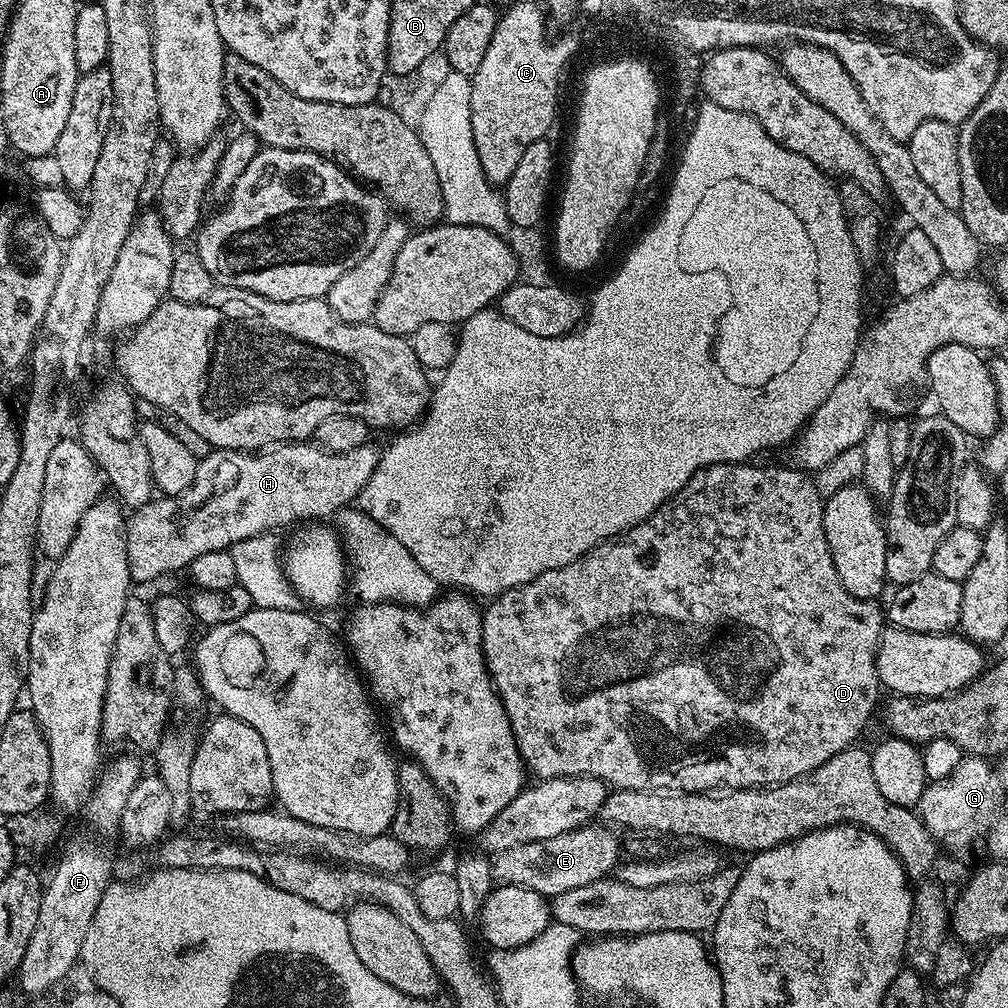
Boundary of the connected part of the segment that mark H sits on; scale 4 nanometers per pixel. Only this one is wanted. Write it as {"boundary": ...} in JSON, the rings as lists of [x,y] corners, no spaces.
{"boundary":[[[289,442],[263,450],[217,448],[209,451],[209,456],[196,465],[194,482],[177,500],[153,499],[151,504],[135,509],[127,517],[124,541],[133,581],[137,585],[144,584],[167,572],[187,569],[201,554],[210,554],[210,550],[231,550],[243,540],[272,534],[275,528],[291,529],[301,522],[315,521],[312,520],[315,516],[335,517],[351,505],[348,504],[351,500],[352,503],[359,501],[360,491],[370,482],[382,453],[374,444],[369,442],[345,452],[327,452],[315,442]]]}

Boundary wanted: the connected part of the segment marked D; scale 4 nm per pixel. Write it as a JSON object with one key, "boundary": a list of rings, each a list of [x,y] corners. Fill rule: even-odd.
{"boundary":[[[745,462],[742,464],[715,464],[709,468],[703,468],[690,482],[680,491],[677,496],[658,510],[653,516],[648,516],[641,524],[635,524],[623,538],[613,538],[605,543],[591,548],[584,556],[580,556],[574,562],[570,562],[561,568],[546,570],[538,574],[530,582],[526,582],[520,588],[511,588],[495,597],[492,604],[482,612],[482,650],[484,651],[484,665],[488,668],[488,674],[492,678],[492,686],[500,695],[502,706],[510,718],[510,726],[514,730],[516,745],[520,756],[526,761],[526,768],[540,780],[554,780],[559,776],[592,776],[596,780],[602,780],[613,789],[629,788],[630,790],[664,790],[671,786],[681,792],[703,792],[716,790],[719,784],[728,790],[738,788],[763,788],[785,784],[796,780],[799,776],[805,776],[813,772],[818,766],[822,766],[834,754],[838,754],[844,748],[853,747],[860,736],[860,731],[868,724],[872,711],[881,703],[880,692],[882,685],[880,675],[876,669],[876,651],[880,645],[880,638],[886,631],[886,612],[883,607],[879,608],[876,600],[856,600],[854,594],[842,586],[838,578],[838,570],[830,558],[830,550],[824,533],[824,500],[818,494],[816,481],[807,471],[799,467],[792,468],[755,468],[755,463]]]}

